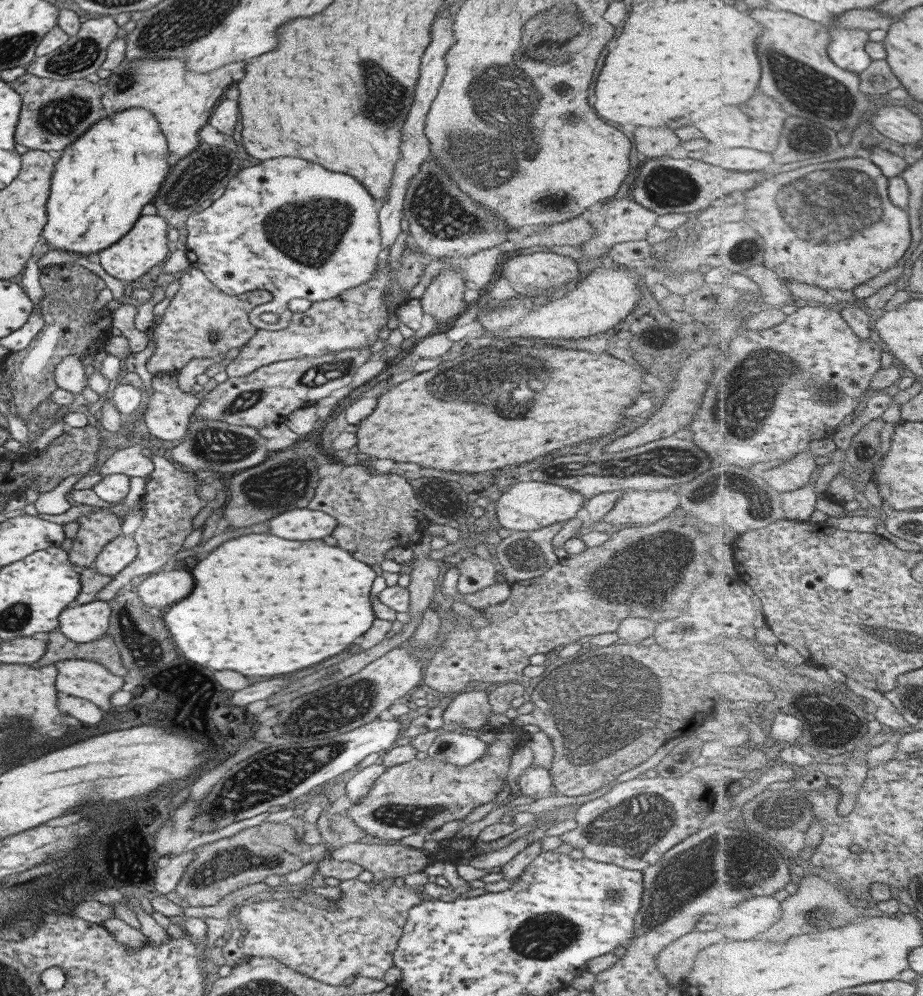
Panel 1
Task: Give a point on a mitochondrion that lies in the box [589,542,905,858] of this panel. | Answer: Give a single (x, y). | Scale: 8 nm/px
(773, 818)

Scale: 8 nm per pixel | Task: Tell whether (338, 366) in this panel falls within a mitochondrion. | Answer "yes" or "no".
yes

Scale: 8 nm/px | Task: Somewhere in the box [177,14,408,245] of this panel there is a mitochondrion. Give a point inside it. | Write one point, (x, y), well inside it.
(384, 96)

